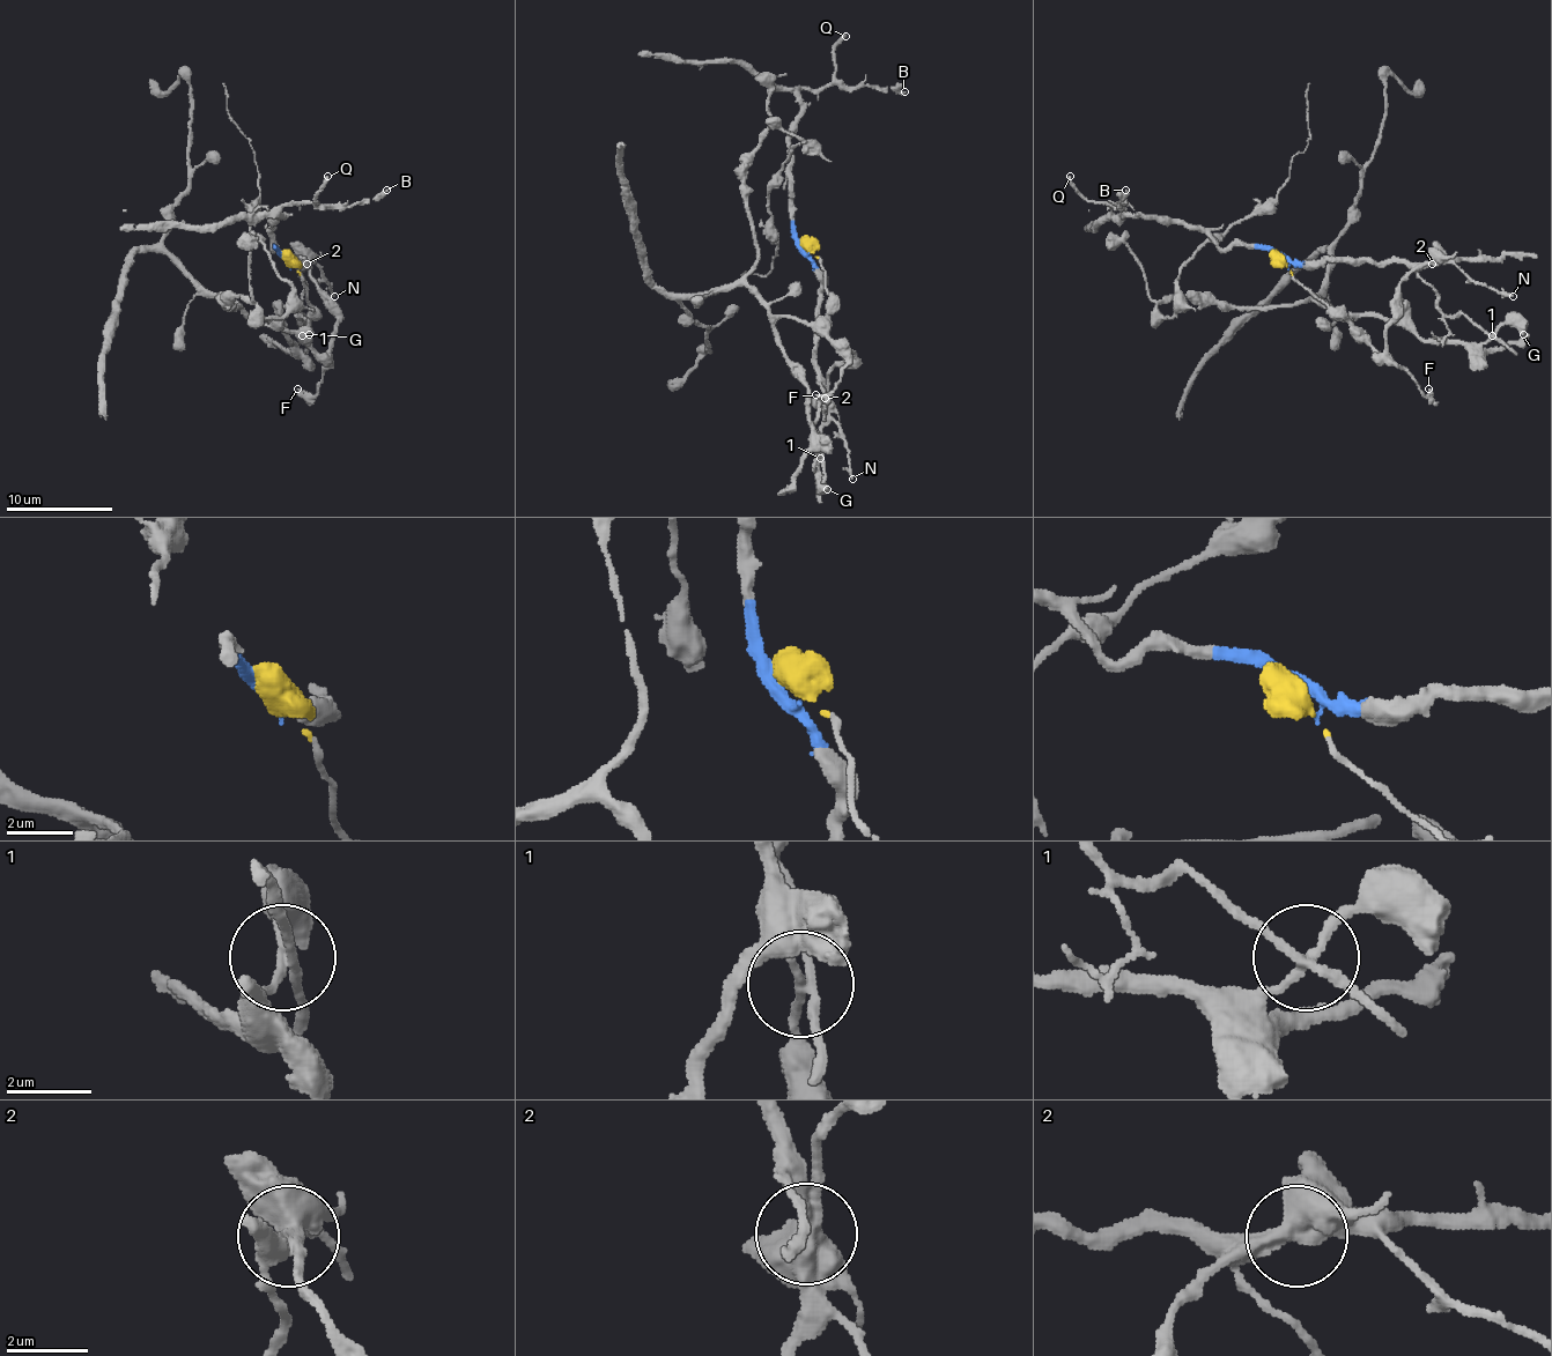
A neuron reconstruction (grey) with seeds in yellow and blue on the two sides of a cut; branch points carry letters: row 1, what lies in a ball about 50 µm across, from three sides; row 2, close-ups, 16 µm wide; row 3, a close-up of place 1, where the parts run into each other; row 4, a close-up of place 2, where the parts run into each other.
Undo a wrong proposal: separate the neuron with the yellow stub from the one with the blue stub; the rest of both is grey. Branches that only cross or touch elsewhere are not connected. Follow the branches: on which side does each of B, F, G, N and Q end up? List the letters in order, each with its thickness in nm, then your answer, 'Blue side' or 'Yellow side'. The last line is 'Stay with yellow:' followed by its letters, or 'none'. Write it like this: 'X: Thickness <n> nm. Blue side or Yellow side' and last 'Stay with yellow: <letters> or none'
B: Thickness 160 nm. Blue side
F: Thickness 240 nm. Yellow side
G: Thickness 500 nm. Yellow side
N: Thickness 120 nm. Blue side
Q: Thickness 220 nm. Blue side
Stay with yellow: F, G

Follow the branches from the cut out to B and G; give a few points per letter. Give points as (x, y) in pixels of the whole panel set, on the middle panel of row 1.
B: (802, 245), (793, 227), (790, 184), (790, 128), (802, 110), (798, 91), (835, 83), (894, 86), (904, 91)
G: (802, 245), (820, 259), (828, 312), (814, 323), (777, 319), (775, 333), (808, 391), (812, 447), (828, 489)

